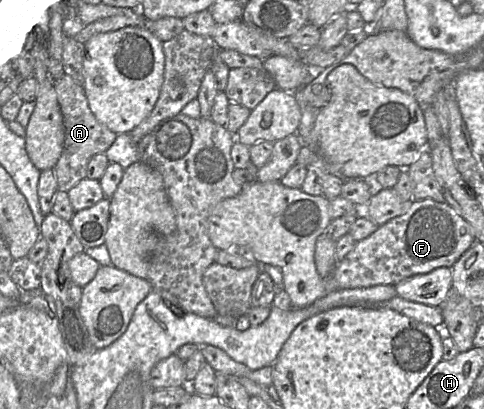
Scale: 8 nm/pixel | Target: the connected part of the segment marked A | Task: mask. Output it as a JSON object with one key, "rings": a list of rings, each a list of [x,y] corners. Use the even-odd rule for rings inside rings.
{"rings":[[[59,61],[47,67],[47,79],[54,95],[59,114],[58,159],[53,166],[56,188],[67,192],[86,178],[89,158],[103,153],[112,143],[112,131],[96,120],[84,101],[76,78],[73,78]]]}

